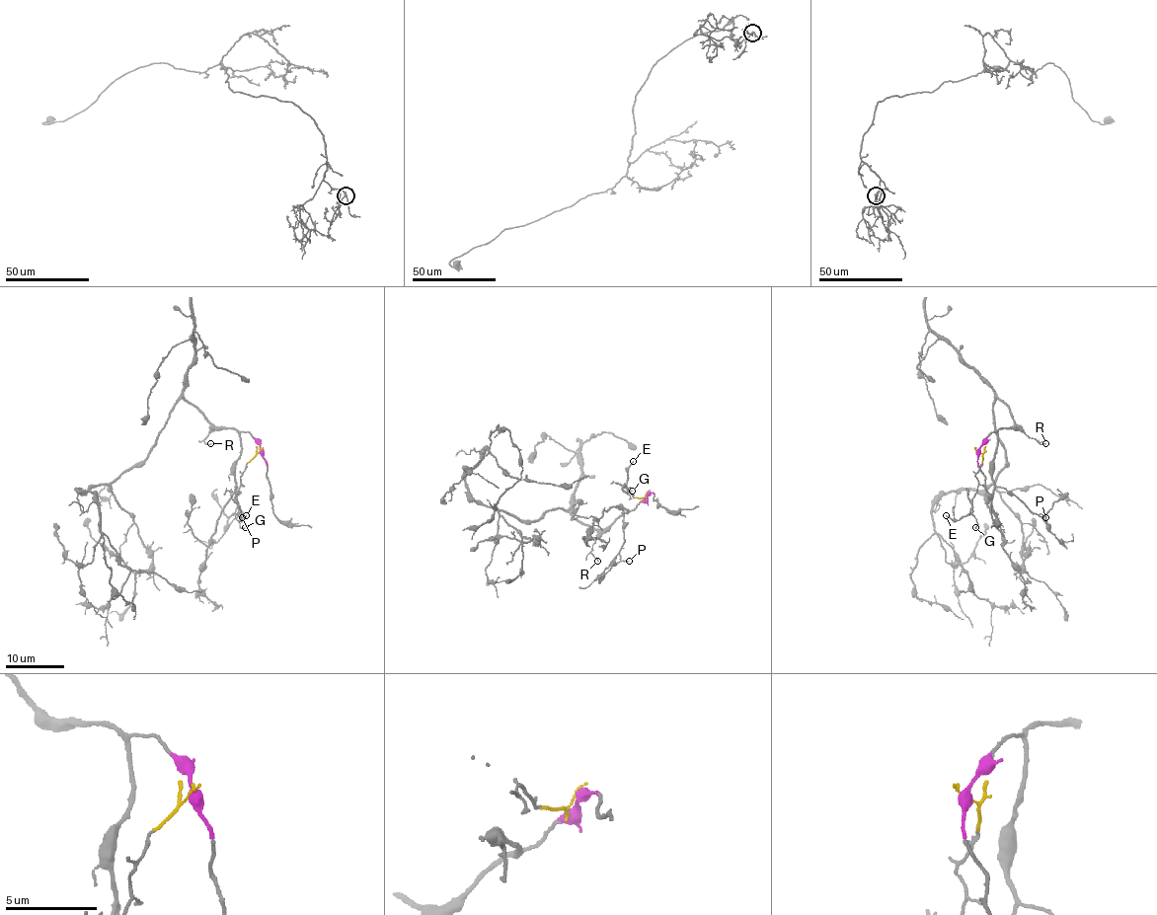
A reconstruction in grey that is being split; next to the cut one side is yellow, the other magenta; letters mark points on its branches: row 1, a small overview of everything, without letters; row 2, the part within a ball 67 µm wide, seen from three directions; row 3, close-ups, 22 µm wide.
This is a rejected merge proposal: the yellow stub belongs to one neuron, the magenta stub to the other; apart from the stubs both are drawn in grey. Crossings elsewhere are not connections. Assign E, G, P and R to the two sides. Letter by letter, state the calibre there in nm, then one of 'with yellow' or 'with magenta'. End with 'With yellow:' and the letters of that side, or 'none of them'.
E: calibre 100 nm; with yellow
G: calibre 110 nm; with yellow
P: calibre 100 nm; with magenta
R: calibre 100 nm; with magenta
With yellow: E, G

